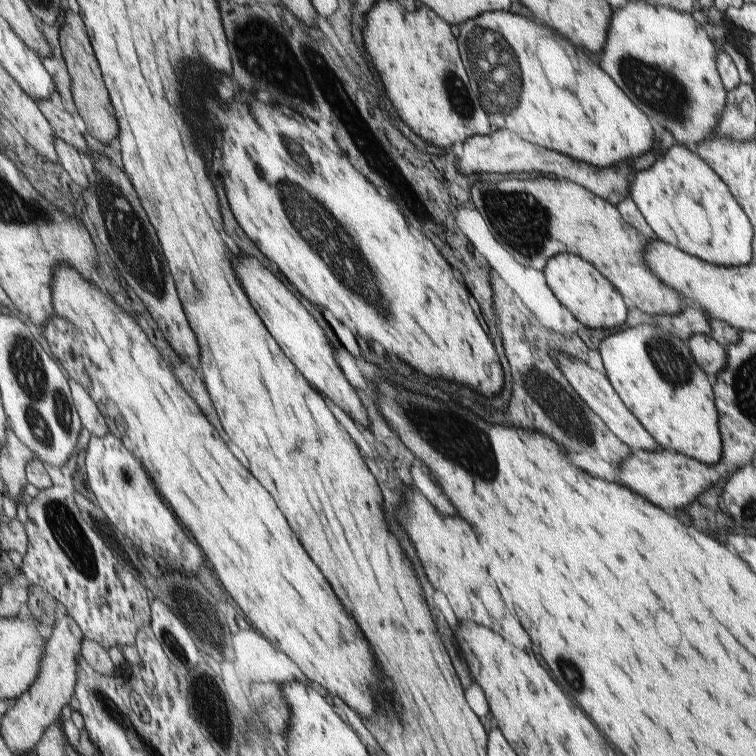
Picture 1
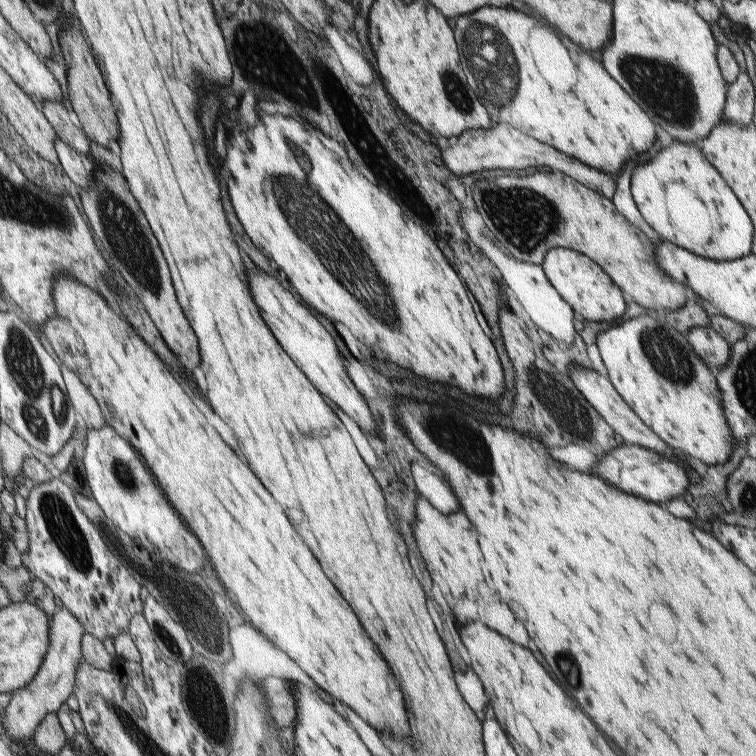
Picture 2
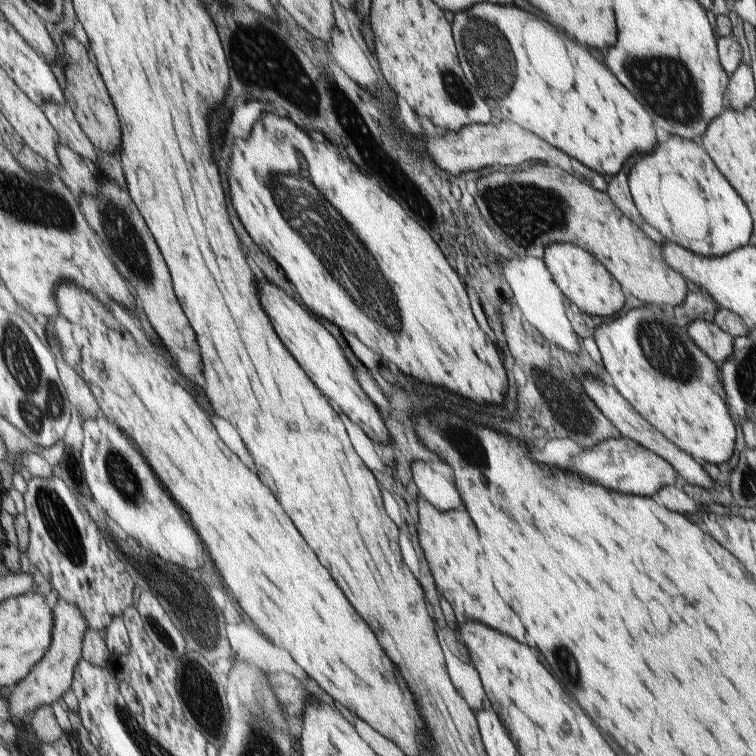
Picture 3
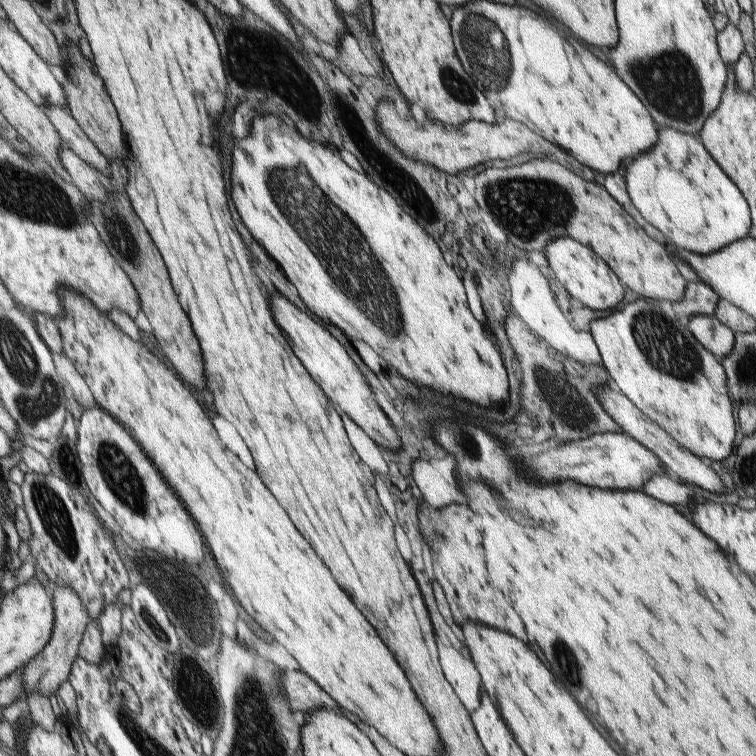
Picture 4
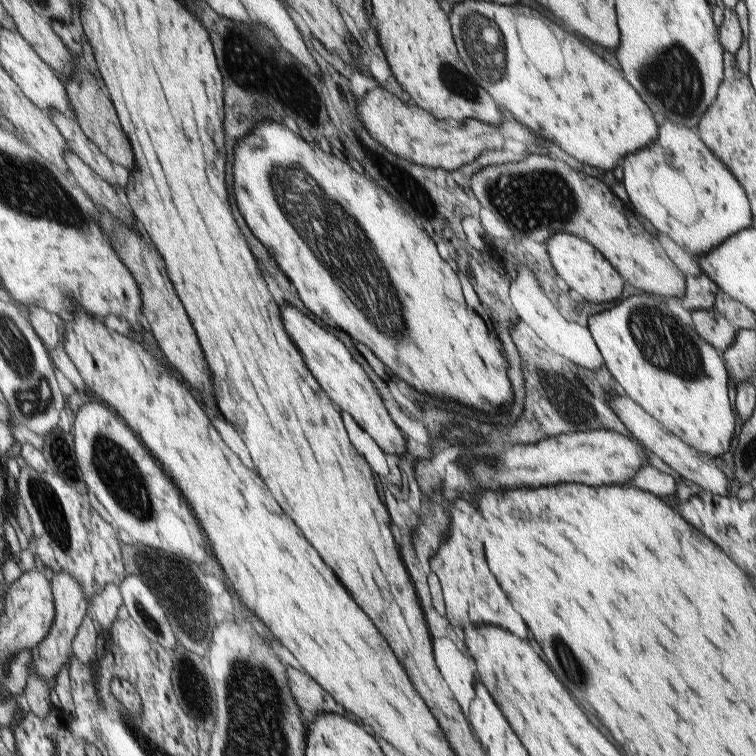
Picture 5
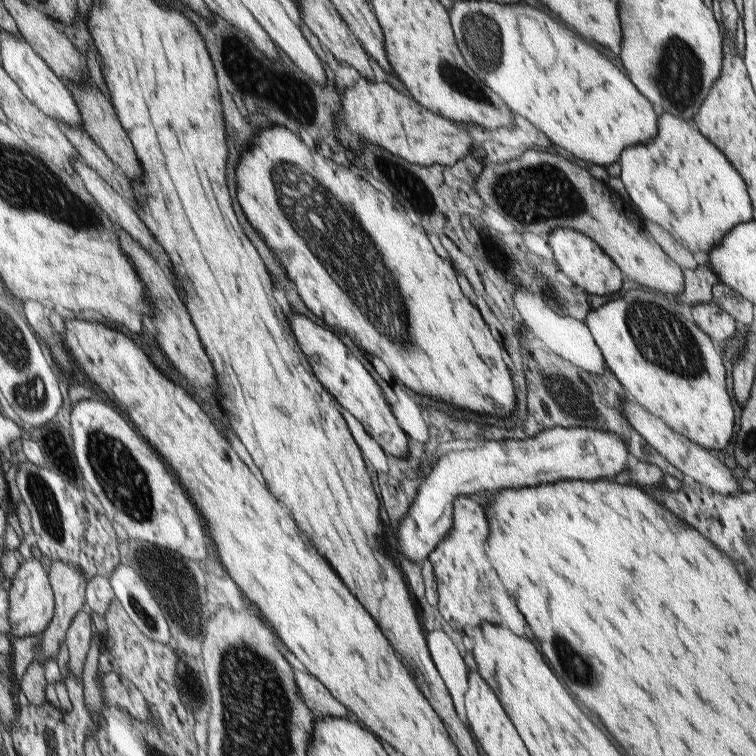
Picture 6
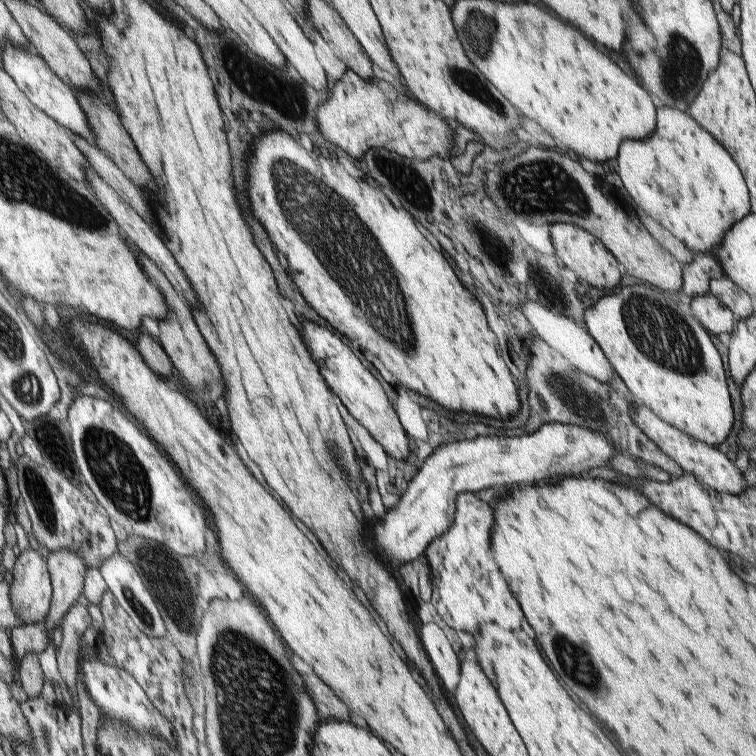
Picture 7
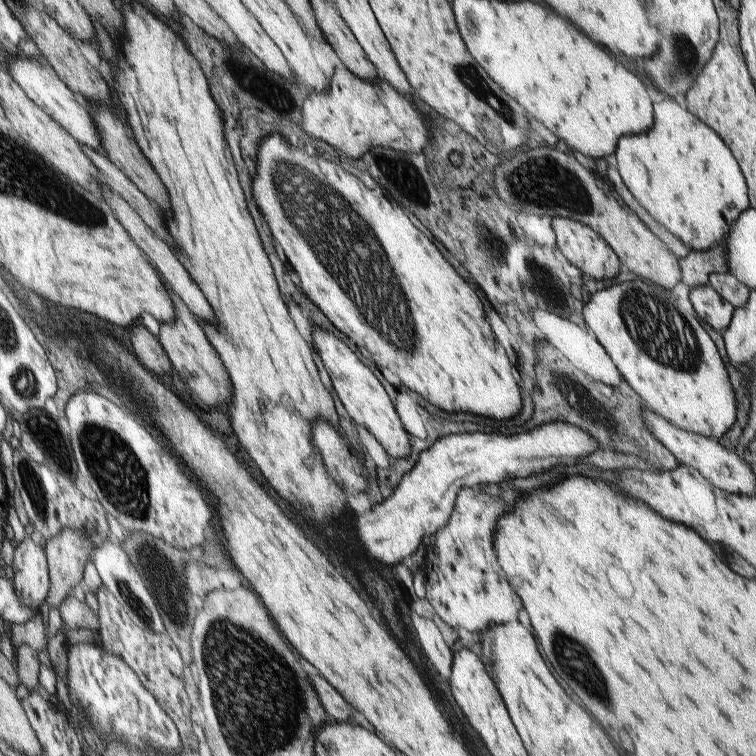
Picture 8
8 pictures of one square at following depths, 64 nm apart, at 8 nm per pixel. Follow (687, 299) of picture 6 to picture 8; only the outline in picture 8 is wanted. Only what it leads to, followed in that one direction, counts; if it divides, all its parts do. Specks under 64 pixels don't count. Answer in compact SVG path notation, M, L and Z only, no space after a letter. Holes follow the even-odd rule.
M725 242L707 251L690 251L686 258L680 259L681 283L691 290L709 284L712 273L725 273L729 270L725 257Z

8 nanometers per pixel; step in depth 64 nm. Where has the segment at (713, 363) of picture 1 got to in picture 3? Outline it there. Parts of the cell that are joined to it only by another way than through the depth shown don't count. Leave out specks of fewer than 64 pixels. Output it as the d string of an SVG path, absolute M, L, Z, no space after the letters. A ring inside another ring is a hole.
M697 320L690 323L688 333L690 338L710 356L710 358L723 363L727 358L732 356L734 350L733 338L724 332L714 322Z

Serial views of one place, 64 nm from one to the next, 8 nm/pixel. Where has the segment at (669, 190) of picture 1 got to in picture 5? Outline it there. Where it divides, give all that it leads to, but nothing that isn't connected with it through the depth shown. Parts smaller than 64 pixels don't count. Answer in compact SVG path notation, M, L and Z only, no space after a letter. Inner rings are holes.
M667 120L650 146L626 155L622 184L637 214L670 236L689 255L702 257L737 232L751 228L749 198L734 175L702 142L697 130Z

